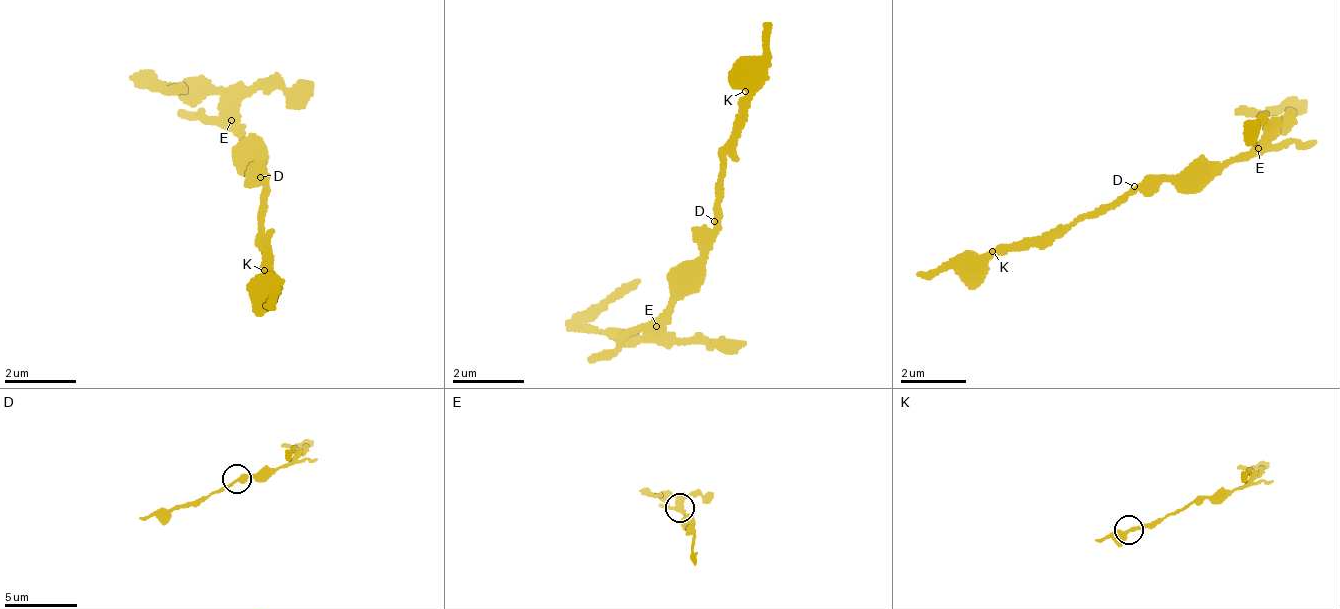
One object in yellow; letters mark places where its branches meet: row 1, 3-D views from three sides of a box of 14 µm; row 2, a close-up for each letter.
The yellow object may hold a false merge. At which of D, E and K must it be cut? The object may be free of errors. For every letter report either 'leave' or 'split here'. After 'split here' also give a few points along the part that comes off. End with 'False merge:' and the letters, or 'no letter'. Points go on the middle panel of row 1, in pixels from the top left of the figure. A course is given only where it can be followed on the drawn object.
D: leave
E: split here | (653, 328), (638, 332), (591, 319), (641, 278)
K: leave
False merge: E

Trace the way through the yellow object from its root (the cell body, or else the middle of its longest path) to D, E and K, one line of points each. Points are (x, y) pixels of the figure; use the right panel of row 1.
D: (1149, 195), (1142, 194), (1134, 186)
E: (1149, 195), (1160, 186), (1207, 185), (1239, 159), (1250, 158), (1260, 150)
K: (1149, 195), (1134, 194), (1124, 203), (1109, 202), (1025, 243), (1003, 242), (992, 251)

